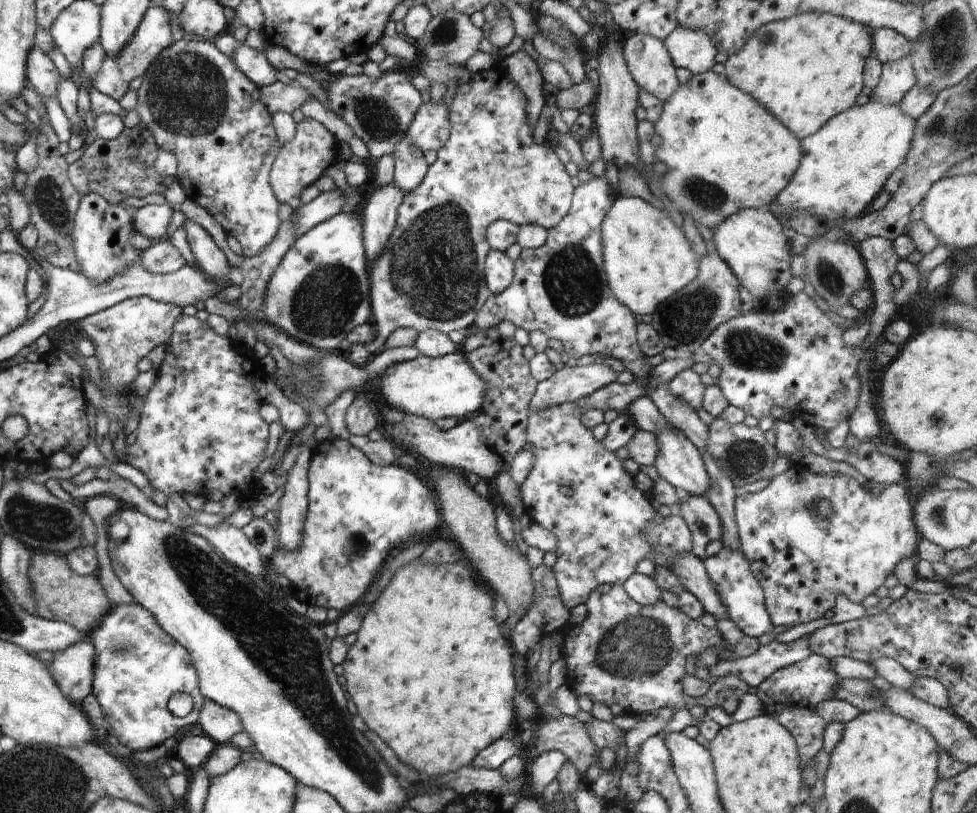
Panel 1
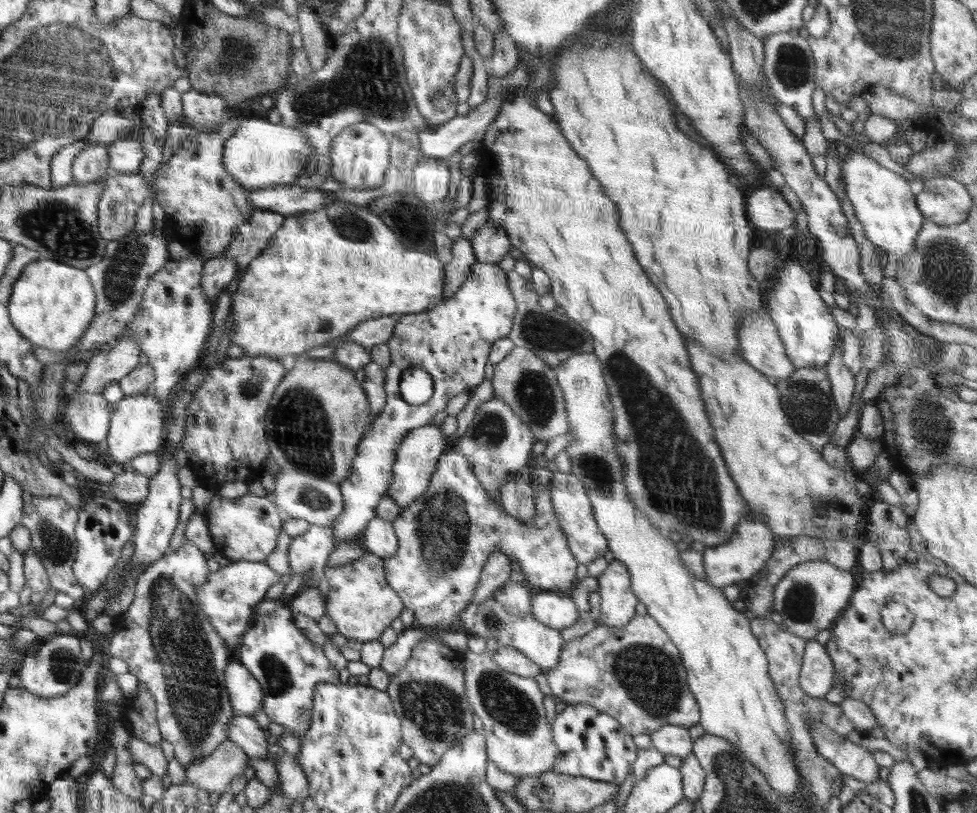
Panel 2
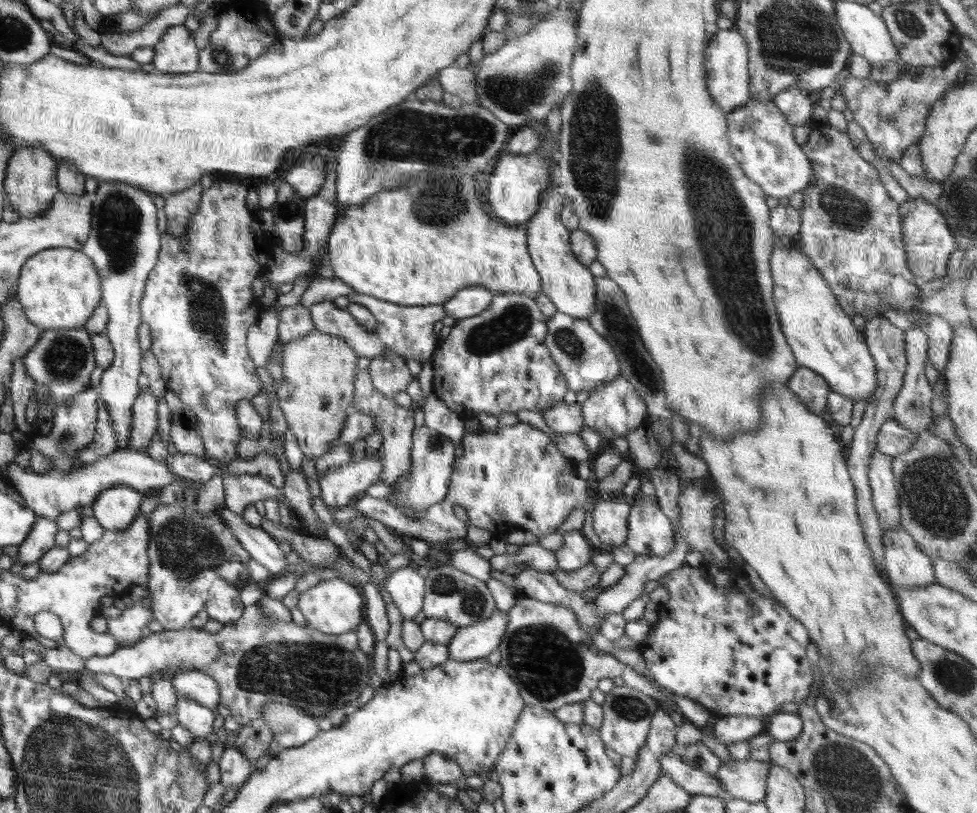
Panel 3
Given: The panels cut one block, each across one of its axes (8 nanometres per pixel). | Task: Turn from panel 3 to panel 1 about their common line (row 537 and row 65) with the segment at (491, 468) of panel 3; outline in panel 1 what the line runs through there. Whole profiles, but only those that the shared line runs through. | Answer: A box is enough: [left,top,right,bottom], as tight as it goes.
[366,59,574,356]

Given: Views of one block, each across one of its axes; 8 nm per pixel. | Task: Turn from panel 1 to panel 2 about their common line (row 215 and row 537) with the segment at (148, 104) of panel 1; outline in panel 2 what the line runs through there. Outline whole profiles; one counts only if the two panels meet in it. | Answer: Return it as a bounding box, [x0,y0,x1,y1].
[202,492,283,562]

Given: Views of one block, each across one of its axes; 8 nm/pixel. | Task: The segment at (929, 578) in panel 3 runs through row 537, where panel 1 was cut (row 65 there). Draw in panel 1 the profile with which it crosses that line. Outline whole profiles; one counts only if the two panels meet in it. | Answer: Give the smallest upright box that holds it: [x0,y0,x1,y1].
[871,56,916,105]

